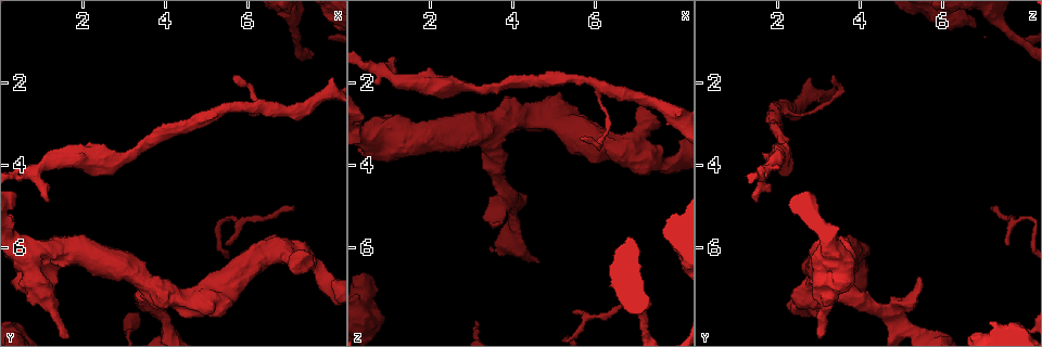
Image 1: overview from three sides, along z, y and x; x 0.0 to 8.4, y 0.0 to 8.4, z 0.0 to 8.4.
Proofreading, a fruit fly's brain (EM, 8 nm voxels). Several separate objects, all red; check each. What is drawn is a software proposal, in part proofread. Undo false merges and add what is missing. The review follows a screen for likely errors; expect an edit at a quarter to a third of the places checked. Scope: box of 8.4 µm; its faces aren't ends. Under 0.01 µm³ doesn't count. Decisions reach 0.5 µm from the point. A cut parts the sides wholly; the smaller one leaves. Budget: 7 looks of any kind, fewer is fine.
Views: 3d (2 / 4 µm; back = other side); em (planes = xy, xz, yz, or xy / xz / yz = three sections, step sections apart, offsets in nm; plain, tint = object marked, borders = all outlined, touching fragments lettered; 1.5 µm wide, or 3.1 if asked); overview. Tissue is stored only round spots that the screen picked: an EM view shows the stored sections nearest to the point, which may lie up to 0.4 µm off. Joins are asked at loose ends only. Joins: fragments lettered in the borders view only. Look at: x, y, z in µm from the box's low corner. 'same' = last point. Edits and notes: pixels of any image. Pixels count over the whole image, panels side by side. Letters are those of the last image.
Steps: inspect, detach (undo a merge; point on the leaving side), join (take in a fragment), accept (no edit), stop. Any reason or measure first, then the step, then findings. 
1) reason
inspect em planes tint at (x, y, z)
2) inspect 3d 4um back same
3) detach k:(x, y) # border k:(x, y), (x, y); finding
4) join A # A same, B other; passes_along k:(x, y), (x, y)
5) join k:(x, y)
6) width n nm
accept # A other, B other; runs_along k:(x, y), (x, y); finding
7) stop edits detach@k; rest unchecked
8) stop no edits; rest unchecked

branch stops here
inspect 3d 4um at (1.15, 4.85, 1.45)

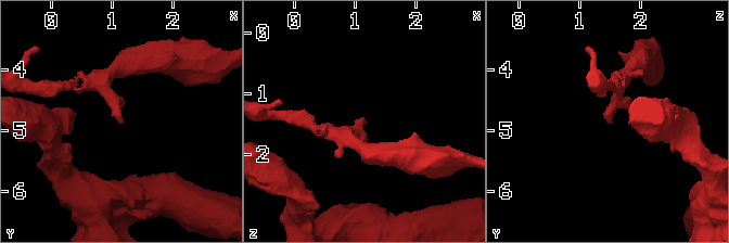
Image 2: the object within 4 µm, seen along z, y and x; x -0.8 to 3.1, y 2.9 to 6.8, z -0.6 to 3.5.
shape alone is not enough
inspect em yz step 8 borders at (1.10, 4.90, 1.50)

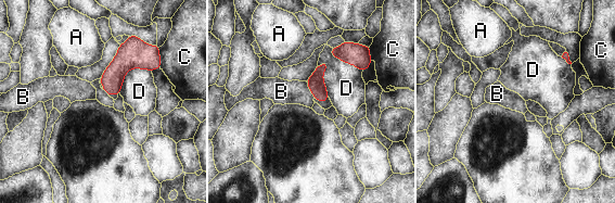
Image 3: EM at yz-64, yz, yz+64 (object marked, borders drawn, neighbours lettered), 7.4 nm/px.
inspect em planes borders same

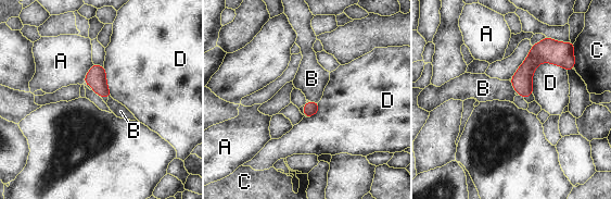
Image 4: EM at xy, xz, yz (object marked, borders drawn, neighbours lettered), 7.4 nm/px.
accept # A other, B other, C other, D other; none of them fits

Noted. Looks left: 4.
free end
inspect 3d 2um at (3.60, 6.70, 5.50)

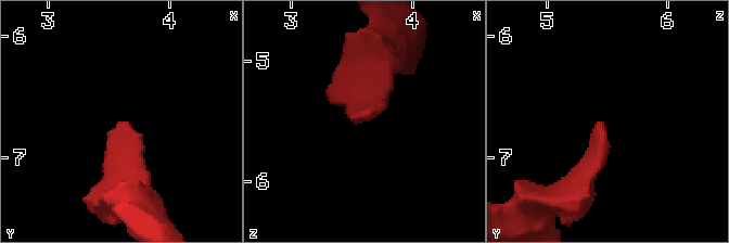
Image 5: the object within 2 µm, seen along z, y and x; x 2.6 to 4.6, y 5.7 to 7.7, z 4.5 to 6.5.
inspect em planes borders at (3.62, 6.72, 5.44)

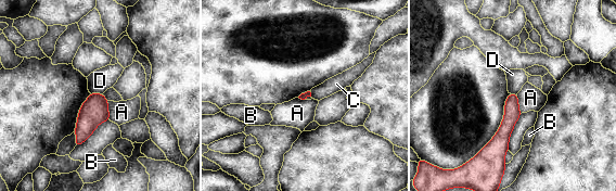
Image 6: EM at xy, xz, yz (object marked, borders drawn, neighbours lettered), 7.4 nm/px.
accept # A other, B other, C other, D other; runs_along 6:(513, 96), (501, 160); none of them fits

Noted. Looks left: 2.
stop no edits; rest unchecked

